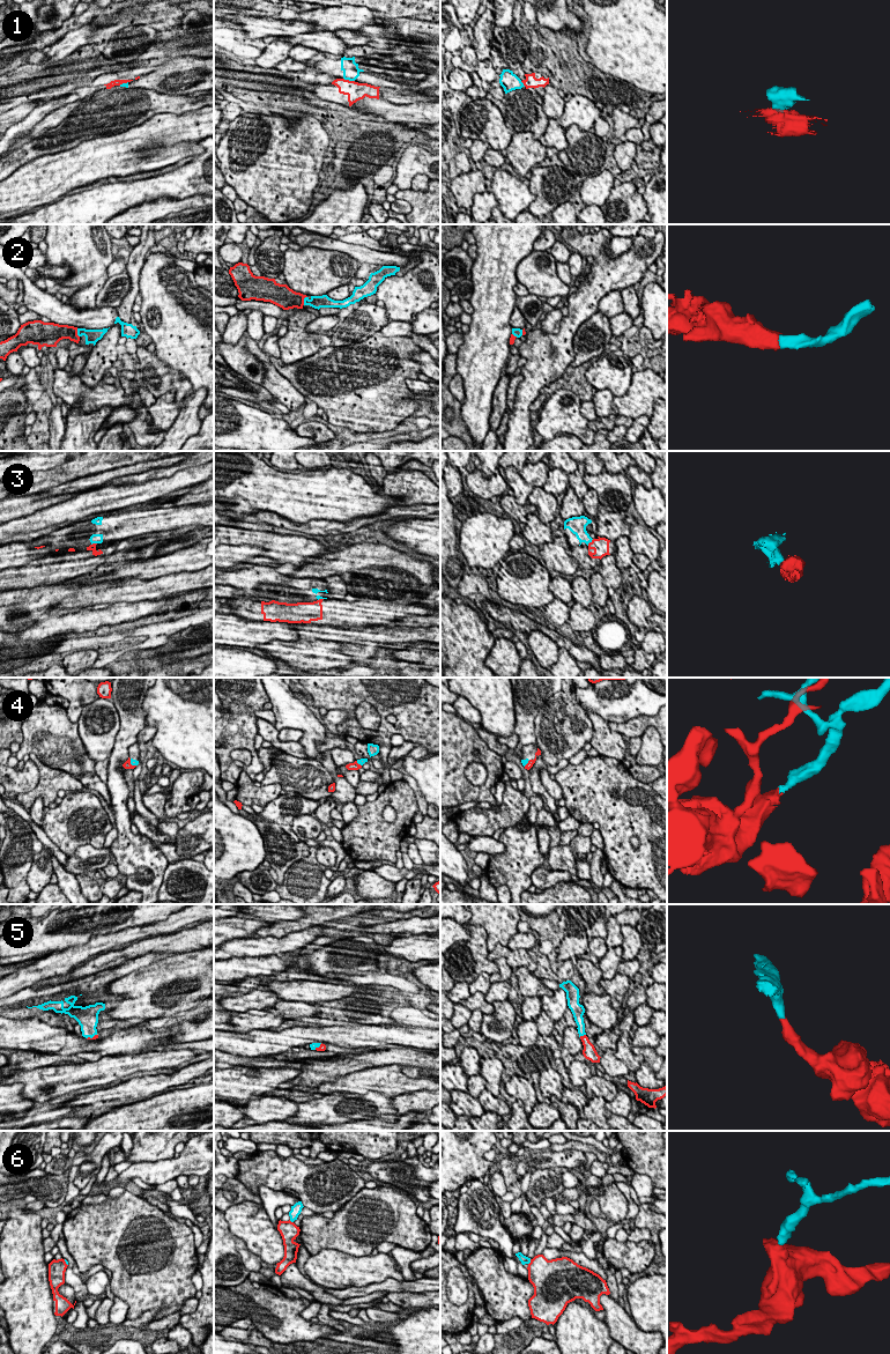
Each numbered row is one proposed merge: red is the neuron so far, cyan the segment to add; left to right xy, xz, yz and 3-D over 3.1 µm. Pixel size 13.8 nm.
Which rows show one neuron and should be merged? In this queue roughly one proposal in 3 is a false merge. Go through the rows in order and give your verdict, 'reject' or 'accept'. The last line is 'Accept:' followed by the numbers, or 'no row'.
1: reject
2: accept
3: reject
4: accept
5: accept
6: accept
Accept: 2, 4, 5, 6

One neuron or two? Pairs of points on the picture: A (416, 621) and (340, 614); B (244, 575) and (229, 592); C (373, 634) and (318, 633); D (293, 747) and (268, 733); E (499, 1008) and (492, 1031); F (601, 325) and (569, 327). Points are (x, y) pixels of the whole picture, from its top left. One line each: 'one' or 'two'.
A: two
B: two
C: one
D: one
E: one
F: two

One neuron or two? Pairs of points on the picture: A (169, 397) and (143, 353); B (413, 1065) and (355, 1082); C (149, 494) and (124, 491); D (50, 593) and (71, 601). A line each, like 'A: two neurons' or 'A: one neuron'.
A: two neurons
B: two neurons
C: one neuron
D: two neurons

